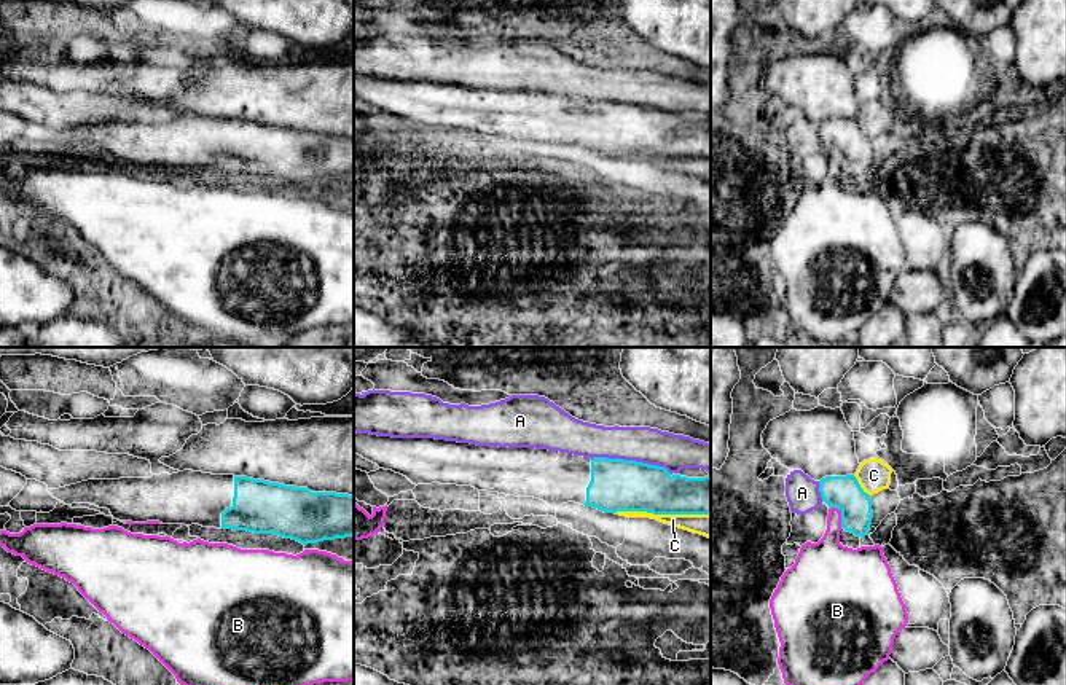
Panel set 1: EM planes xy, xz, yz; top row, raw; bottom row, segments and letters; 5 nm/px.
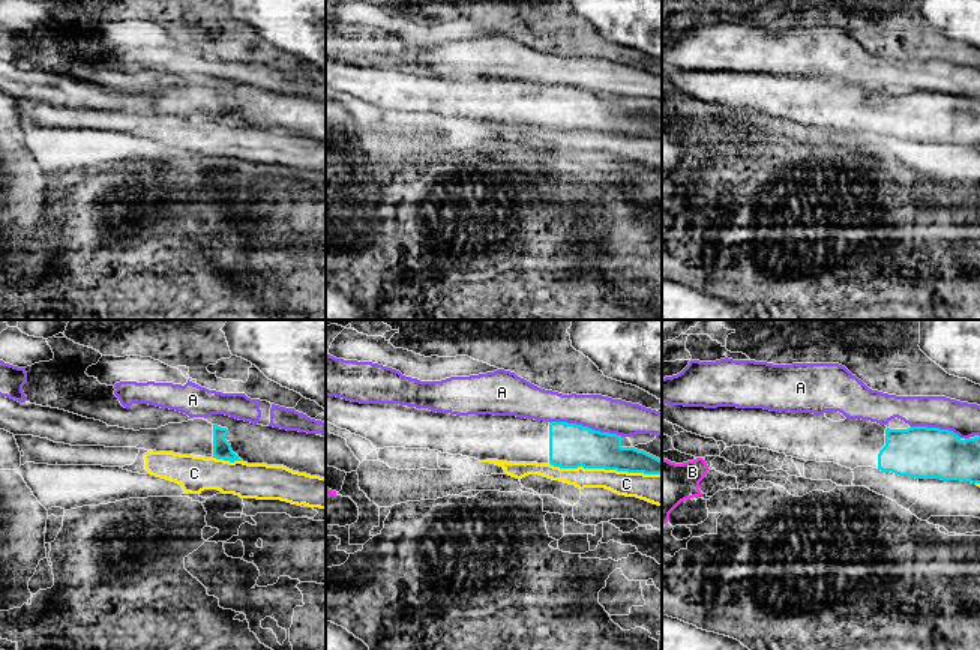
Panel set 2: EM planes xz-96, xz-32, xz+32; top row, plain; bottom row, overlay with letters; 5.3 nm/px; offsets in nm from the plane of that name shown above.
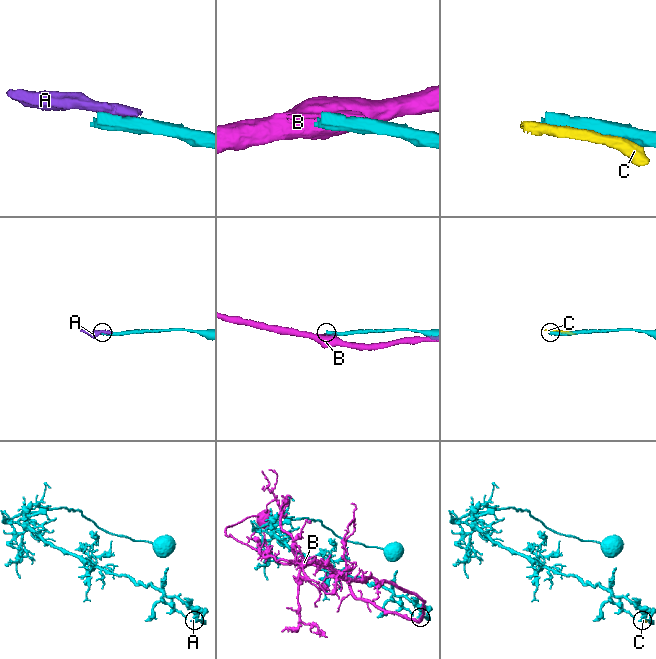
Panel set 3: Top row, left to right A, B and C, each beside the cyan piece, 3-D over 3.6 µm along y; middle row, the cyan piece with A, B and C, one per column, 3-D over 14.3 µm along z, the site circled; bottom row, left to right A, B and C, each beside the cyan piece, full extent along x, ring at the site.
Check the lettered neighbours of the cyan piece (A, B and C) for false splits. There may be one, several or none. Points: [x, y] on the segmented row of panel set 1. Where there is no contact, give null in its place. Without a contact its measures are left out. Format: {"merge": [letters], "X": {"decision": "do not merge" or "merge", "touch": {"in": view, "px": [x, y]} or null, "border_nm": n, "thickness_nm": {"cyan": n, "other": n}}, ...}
{"merge": [], "A": {"decision": "do not merge", "touch": {"in": "xz", "px": [631, 461]}, "border_nm": 400, "thickness_nm": {"cyan": 260, "other": 180}}, "B": {"decision": "do not merge", "touch": {"in": "yz", "px": [842, 515]}, "border_nm": 120, "thickness_nm": {"cyan": 170, "other": 220}}, "C": {"decision": "do not merge", "touch": {"in": "xz", "px": [663, 513]}, "border_nm": 480, "thickness_nm": {"cyan": 260, "other": 110}}}

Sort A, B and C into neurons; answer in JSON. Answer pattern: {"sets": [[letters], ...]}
{"sets": [["A", "C"], ["B"]]}

